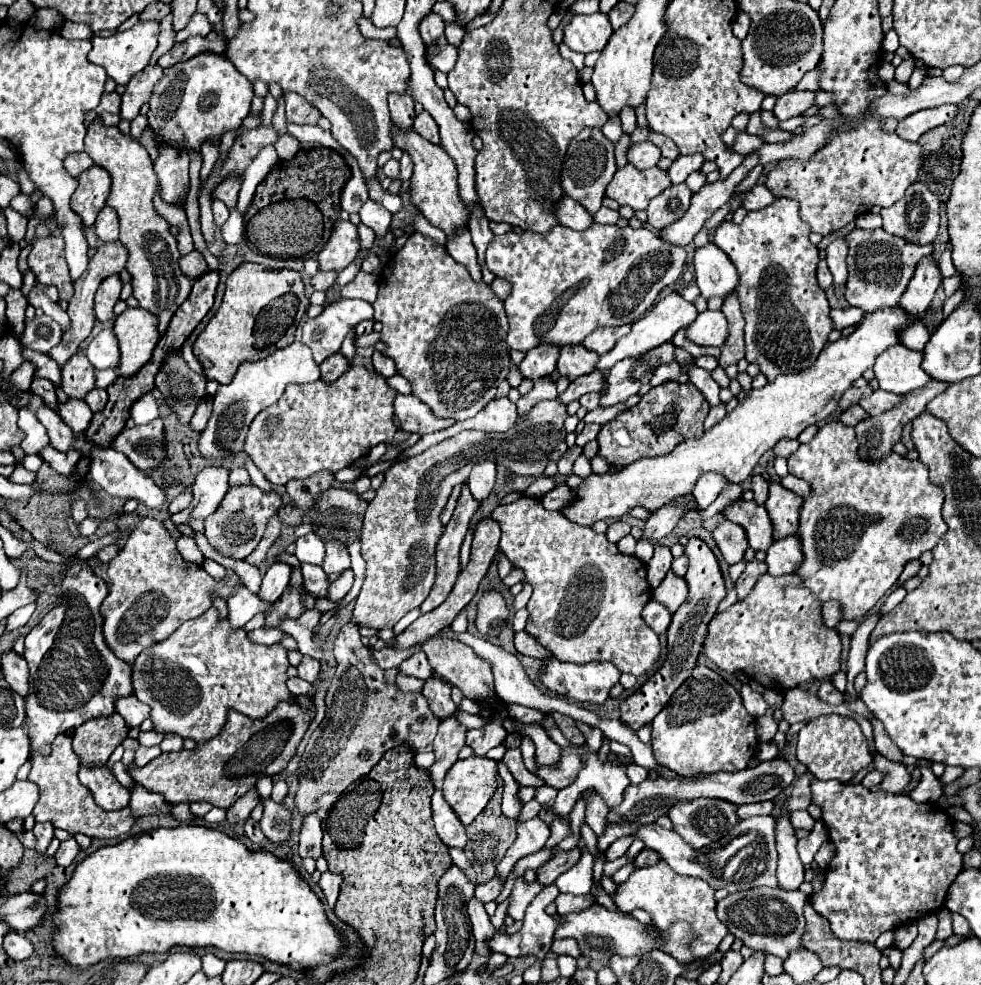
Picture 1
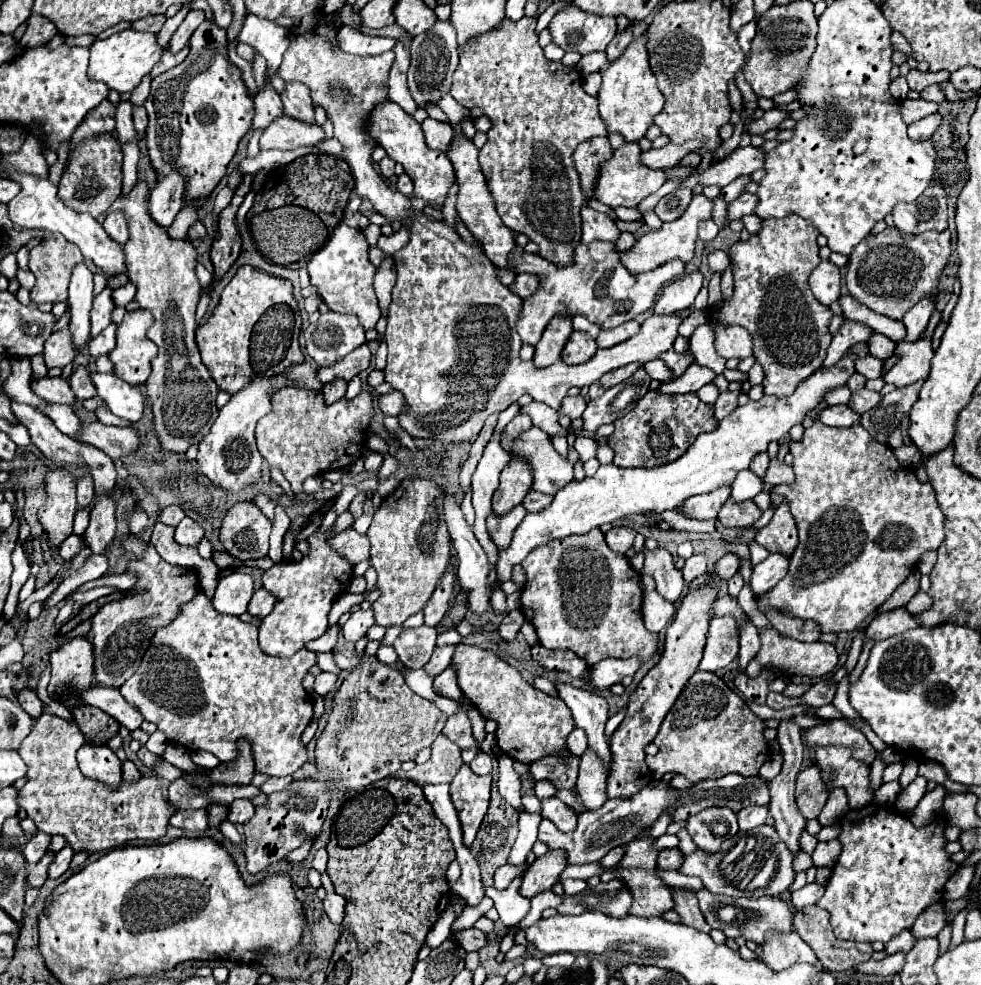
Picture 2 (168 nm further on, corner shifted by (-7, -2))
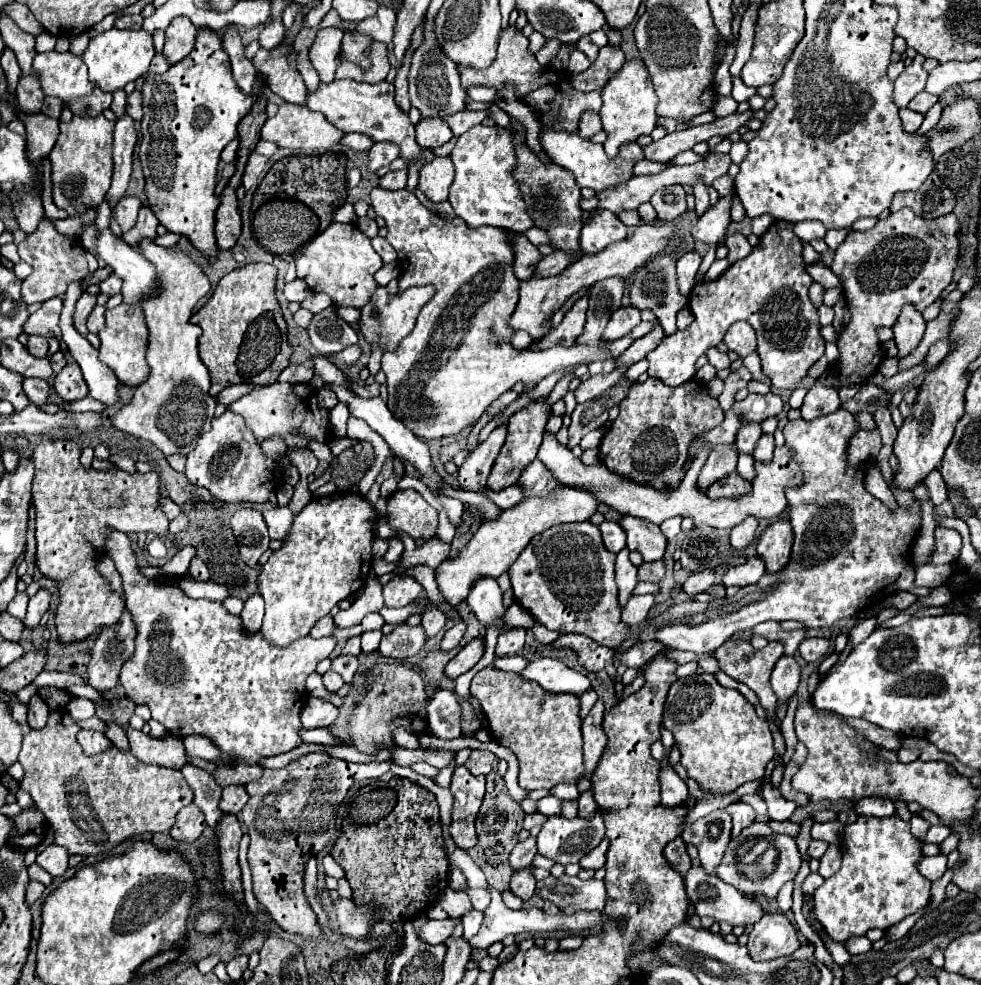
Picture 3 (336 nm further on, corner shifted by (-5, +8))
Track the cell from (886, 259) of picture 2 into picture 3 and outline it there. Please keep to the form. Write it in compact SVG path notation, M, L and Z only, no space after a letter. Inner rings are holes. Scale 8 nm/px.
M902 208L866 232L850 230L846 240L836 248L832 272L842 280L846 304L852 320L838 340L840 386L860 384L870 378L884 354L876 336L878 326L894 326L904 304L914 304L916 310L930 306L942 290L952 282L958 254L958 218L946 214L934 220L920 218L912 210Z

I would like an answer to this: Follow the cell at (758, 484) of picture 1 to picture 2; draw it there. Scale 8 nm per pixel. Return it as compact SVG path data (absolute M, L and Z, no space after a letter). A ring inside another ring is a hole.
M762 452L760 456L756 456L752 462L750 462L750 470L756 474L756 476L764 476L764 472L766 472L766 468L768 468L768 462L770 462L770 458L768 458L768 454L766 452Z

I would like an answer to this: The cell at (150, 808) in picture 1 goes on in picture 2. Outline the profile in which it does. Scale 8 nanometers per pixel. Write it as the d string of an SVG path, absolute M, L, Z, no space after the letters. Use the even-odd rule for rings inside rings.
M126 760L122 764L122 779L126 782L135 782L140 779L141 773L137 769L136 765L130 761Z

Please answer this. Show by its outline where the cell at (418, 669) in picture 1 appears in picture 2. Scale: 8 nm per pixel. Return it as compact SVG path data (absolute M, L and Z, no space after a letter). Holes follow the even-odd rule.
M440 646L434 650L430 662L424 666L424 670L432 676L438 676L440 672L444 672L448 666L450 666L450 660L452 660L452 654L454 654L454 648L456 646Z

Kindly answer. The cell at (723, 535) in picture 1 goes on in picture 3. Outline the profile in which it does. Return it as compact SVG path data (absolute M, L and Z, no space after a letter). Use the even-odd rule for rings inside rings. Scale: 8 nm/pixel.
M702 568L696 574L688 576L688 582L684 582L682 590L688 594L700 594L708 590L716 582L716 568Z

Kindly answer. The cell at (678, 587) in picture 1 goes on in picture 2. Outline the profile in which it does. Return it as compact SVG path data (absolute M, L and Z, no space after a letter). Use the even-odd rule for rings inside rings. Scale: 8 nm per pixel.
M644 548L644 568L642 572L650 574L656 580L656 590L670 602L676 602L682 588L684 588L684 580L682 580L682 572L674 568L674 560L672 554L664 548L656 548L656 550L646 550Z

